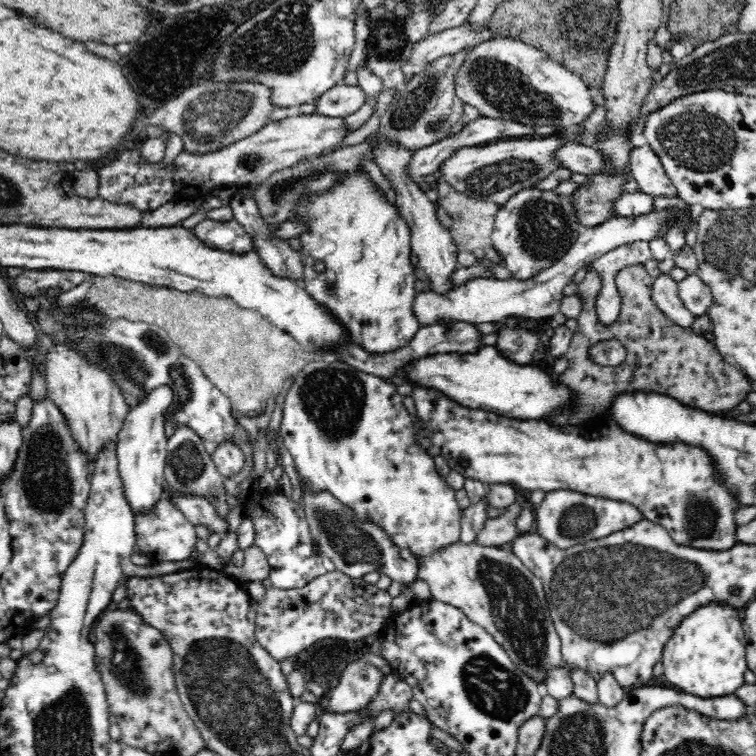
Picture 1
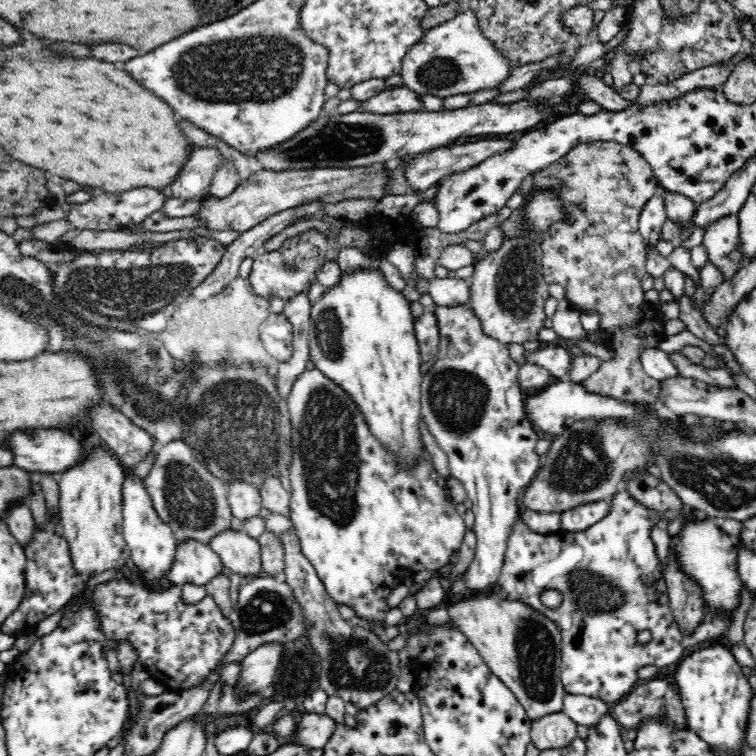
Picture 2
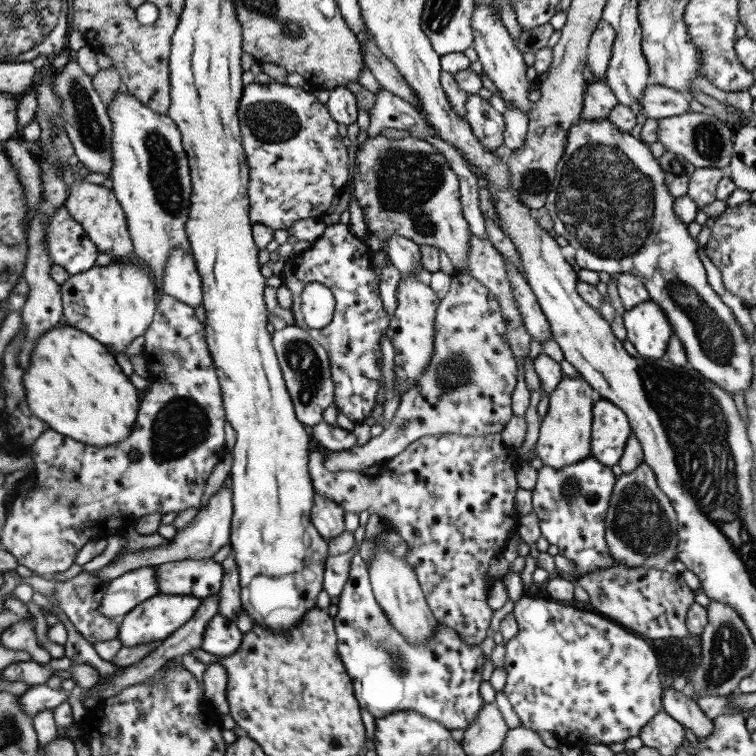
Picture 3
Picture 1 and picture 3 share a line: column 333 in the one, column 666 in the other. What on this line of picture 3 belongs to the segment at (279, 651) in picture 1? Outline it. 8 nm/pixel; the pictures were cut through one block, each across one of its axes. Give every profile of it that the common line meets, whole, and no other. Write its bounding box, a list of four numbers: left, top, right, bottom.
[576,565,694,639]

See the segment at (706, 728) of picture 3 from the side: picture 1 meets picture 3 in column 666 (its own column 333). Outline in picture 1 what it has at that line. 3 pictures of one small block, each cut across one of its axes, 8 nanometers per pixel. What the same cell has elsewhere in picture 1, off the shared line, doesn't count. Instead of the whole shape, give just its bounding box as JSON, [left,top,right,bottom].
[321,659,382,714]

